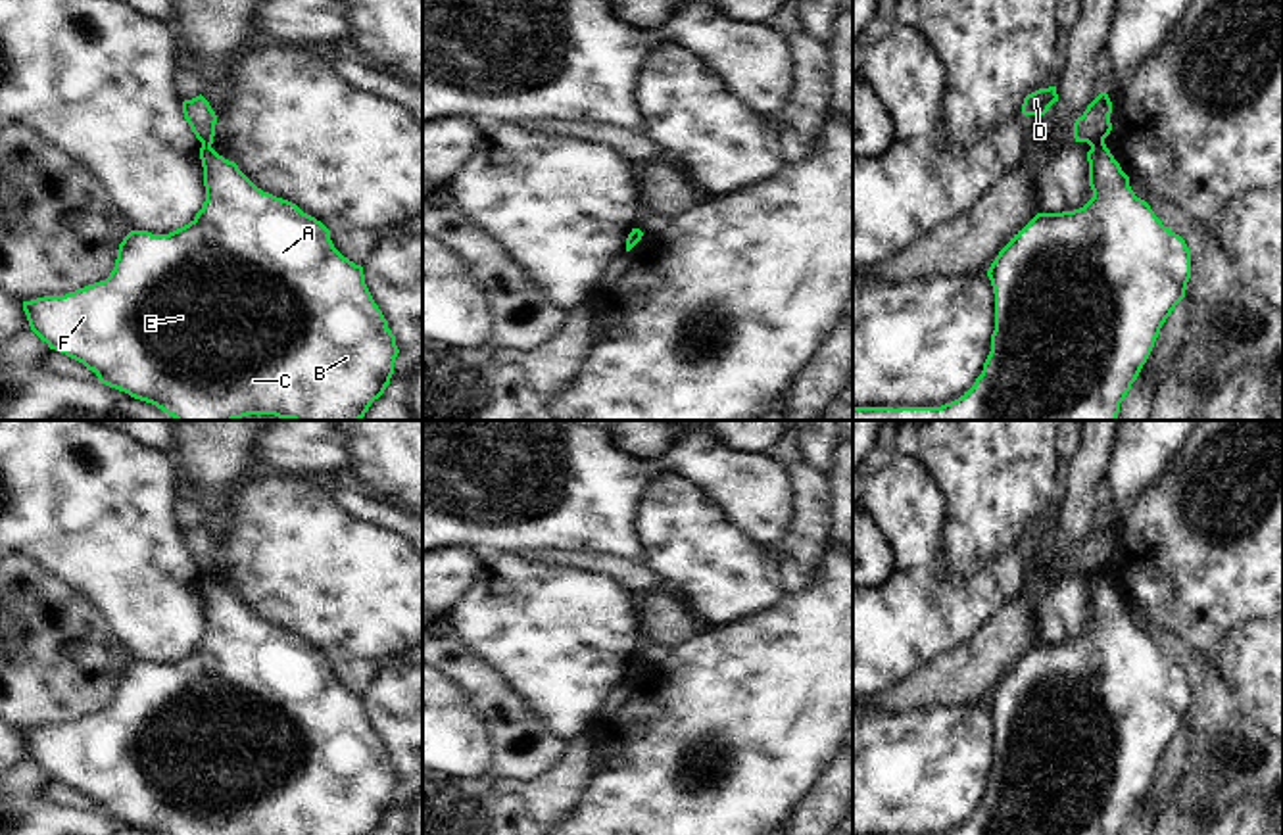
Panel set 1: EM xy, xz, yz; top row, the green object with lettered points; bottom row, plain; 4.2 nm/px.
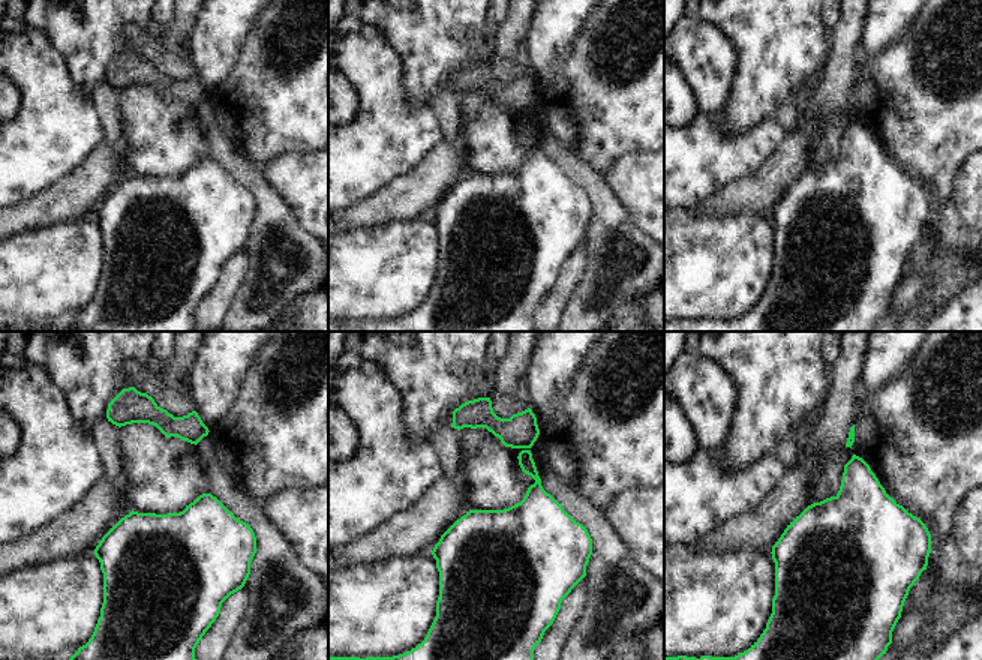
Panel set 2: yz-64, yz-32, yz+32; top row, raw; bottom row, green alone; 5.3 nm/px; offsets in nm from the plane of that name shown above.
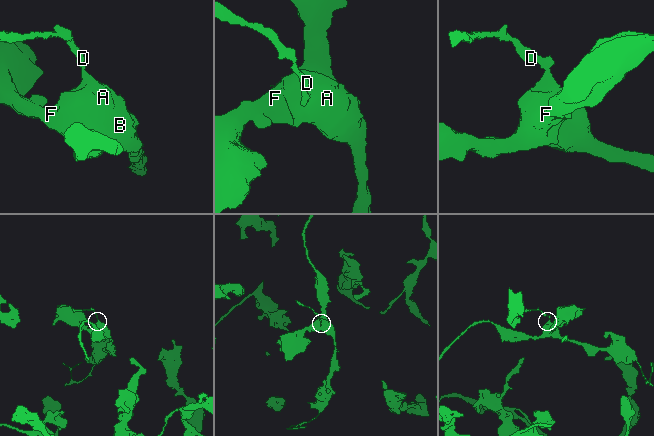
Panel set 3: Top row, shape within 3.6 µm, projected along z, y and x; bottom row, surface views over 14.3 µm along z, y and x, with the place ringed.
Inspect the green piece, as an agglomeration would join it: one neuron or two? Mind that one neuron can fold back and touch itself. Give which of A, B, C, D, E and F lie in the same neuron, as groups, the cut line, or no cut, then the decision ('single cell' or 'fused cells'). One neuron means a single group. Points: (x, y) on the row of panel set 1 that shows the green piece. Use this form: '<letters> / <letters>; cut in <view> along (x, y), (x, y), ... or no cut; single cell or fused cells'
A B C E F / D; cut in yz along (1103, 141), (1091, 146); fused cells

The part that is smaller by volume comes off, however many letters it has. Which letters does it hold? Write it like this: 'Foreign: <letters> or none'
Foreign: D

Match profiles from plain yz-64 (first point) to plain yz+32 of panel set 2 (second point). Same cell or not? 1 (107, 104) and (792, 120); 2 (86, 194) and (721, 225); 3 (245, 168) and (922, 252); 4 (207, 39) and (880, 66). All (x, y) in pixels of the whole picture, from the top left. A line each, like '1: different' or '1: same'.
1: same
2: different
3: different
4: different

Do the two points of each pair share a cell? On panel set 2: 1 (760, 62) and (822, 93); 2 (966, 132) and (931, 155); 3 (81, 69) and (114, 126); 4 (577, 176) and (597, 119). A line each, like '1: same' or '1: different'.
1: different
2: same
3: different
4: different

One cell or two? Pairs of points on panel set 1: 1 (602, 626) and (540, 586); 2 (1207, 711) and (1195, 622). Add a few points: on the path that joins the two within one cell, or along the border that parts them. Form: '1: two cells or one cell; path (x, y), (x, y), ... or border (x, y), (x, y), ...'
1: one cell; path (586, 626), (580, 626), (556, 601)
2: two cells; border (1161, 628), (1182, 638), (1216, 674)

